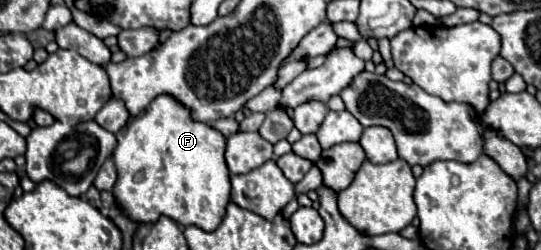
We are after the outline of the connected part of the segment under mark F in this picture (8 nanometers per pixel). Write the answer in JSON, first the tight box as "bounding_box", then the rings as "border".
{"bounding_box":[114,95,230,231],"border":[[[158,95],[142,117],[130,117],[124,129],[116,135],[118,145],[114,149],[114,163],[118,169],[118,181],[114,185],[114,197],[118,205],[134,221],[156,221],[160,215],[174,219],[180,225],[196,225],[204,231],[216,229],[224,217],[226,203],[230,199],[230,179],[224,161],[226,139],[214,127],[194,121],[188,107],[176,101],[172,95]]]}

